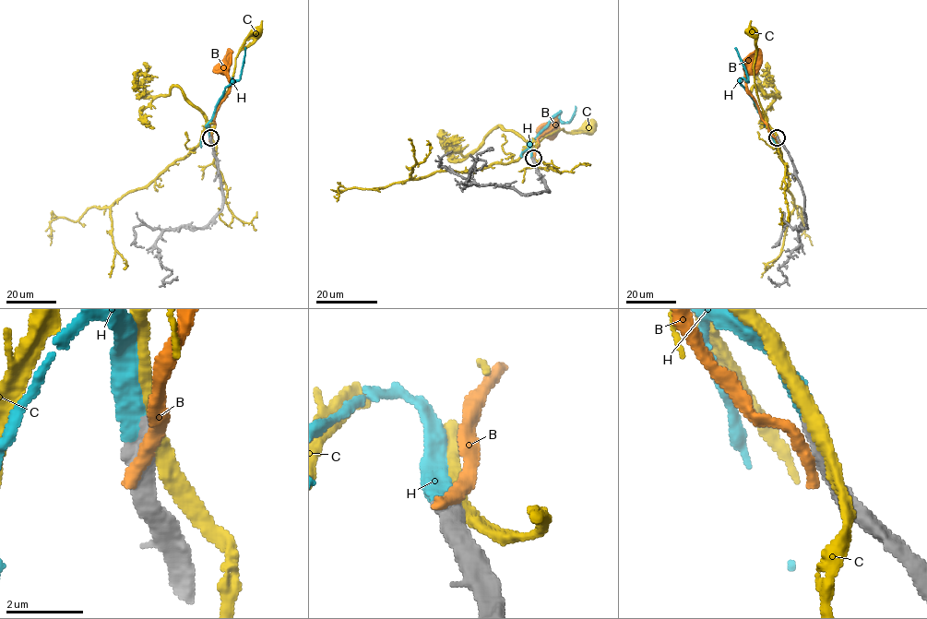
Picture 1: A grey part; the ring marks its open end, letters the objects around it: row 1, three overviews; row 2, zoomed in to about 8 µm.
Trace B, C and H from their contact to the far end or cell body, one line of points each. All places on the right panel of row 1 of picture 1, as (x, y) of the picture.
B: (777, 139), (763, 119), (747, 88), (746, 77), (754, 71)
C: (778, 137), (766, 122), (766, 117), (754, 85), (755, 36), (750, 32)
H: (777, 137), (765, 124), (754, 100), (740, 83), (740, 80), (748, 78), (734, 48)

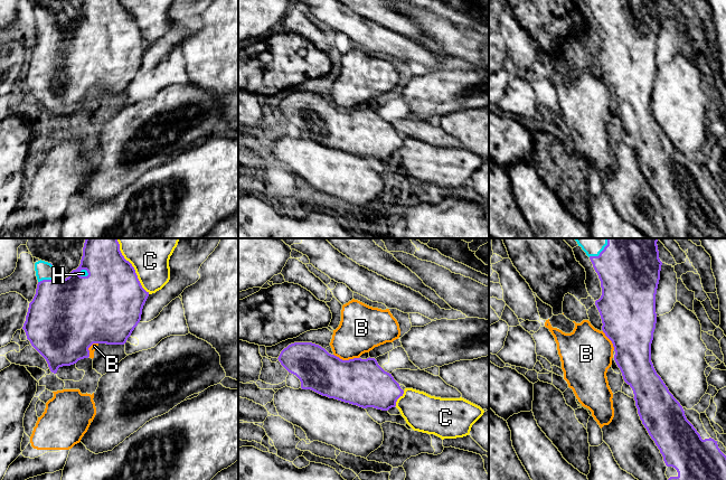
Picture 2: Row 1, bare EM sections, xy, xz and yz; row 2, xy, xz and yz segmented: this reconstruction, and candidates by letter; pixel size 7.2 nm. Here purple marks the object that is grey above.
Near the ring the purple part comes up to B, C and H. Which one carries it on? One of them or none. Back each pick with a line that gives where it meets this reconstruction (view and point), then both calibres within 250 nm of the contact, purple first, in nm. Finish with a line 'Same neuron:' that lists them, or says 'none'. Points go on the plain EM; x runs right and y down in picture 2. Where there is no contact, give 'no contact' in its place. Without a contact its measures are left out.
H: xy (48, 29) | 480/130 nm
Same neuron: H

